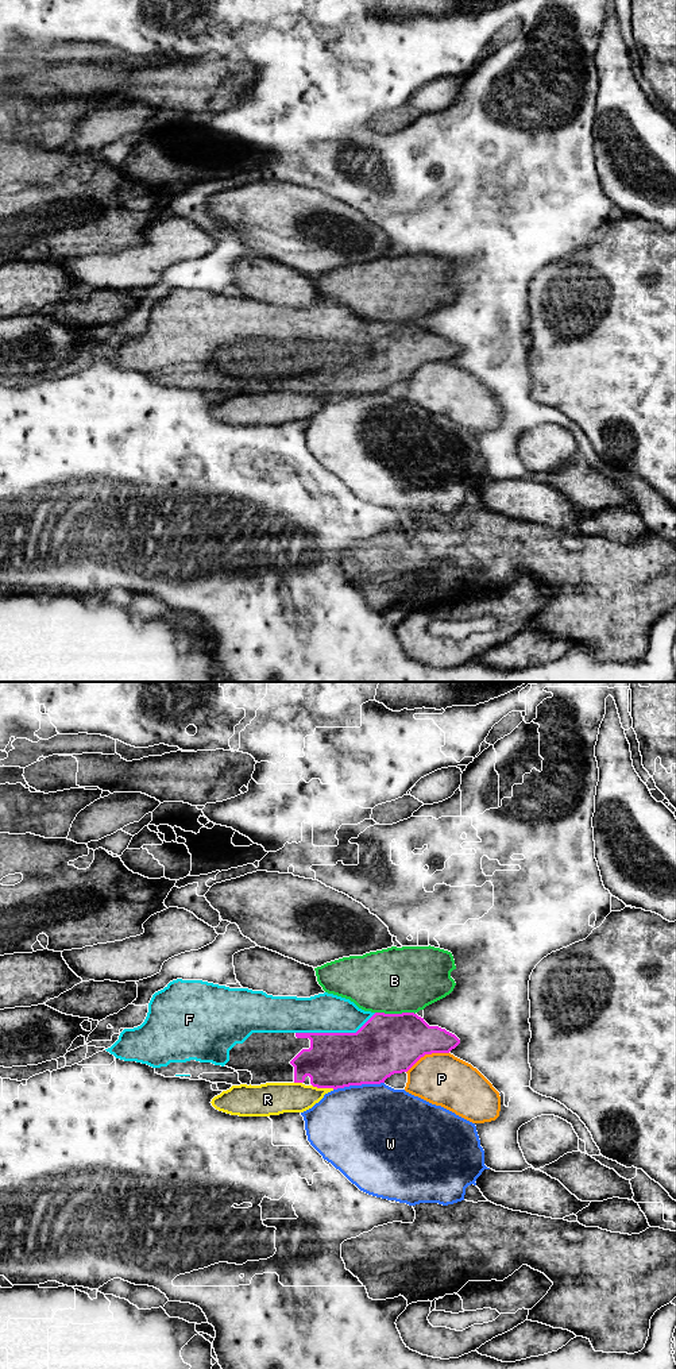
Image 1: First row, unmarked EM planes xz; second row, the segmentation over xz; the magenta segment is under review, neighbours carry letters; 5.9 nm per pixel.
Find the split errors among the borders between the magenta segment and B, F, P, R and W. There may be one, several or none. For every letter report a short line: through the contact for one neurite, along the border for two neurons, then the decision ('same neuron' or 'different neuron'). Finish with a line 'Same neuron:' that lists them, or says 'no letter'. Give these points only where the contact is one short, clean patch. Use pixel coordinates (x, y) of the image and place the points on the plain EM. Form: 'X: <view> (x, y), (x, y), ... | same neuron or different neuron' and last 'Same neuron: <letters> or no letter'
B: different neuron
F: same neuron
P: different neuron
R: different neuron
W: different neuron
Same neuron: F

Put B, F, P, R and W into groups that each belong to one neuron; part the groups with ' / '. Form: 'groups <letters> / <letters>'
groups B / F / P / R / W

